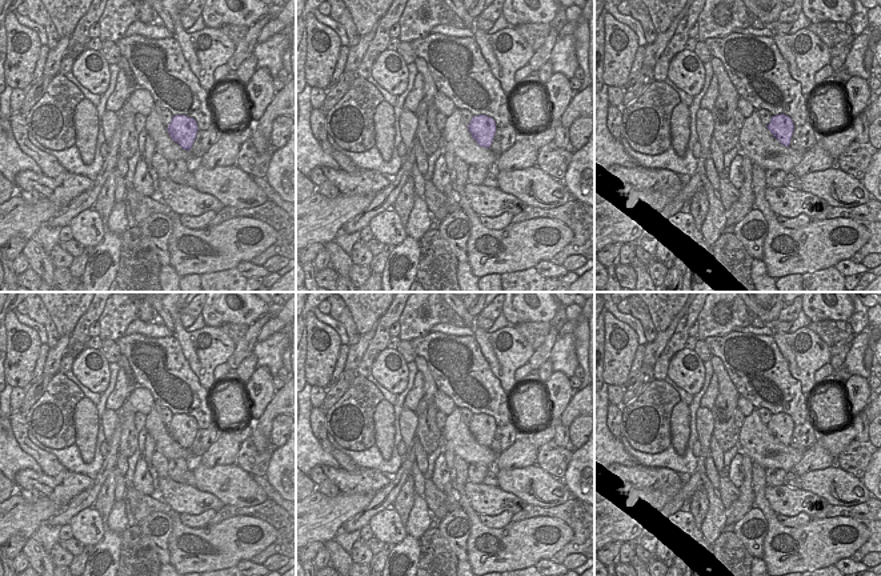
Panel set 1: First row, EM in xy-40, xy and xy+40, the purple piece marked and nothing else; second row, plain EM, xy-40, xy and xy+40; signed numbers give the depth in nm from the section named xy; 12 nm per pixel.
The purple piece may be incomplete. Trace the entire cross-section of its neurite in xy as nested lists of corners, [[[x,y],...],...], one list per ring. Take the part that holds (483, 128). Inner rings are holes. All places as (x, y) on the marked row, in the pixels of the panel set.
[[[486,115],[473,116],[468,129],[480,147],[490,148],[496,133],[496,121]]]

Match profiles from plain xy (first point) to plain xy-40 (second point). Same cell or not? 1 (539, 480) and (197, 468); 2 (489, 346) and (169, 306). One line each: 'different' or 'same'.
1: same
2: same

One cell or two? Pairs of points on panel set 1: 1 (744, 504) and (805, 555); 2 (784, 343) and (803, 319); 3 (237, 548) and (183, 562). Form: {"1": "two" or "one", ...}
{"1": "two", "2": "two", "3": "one"}

